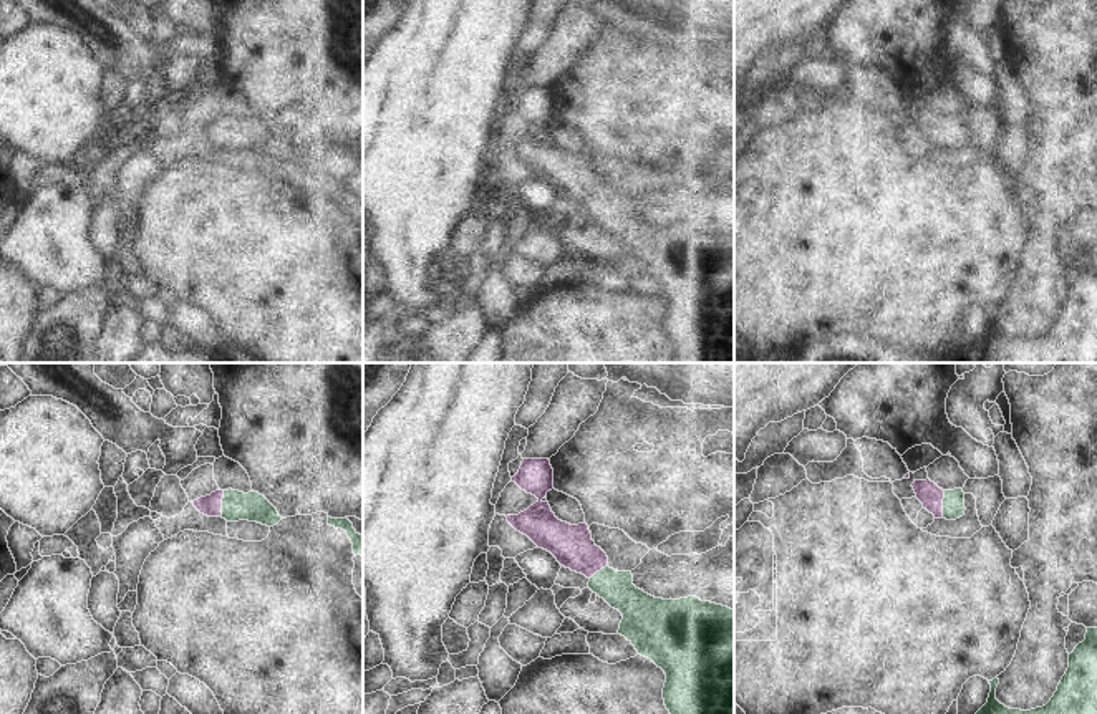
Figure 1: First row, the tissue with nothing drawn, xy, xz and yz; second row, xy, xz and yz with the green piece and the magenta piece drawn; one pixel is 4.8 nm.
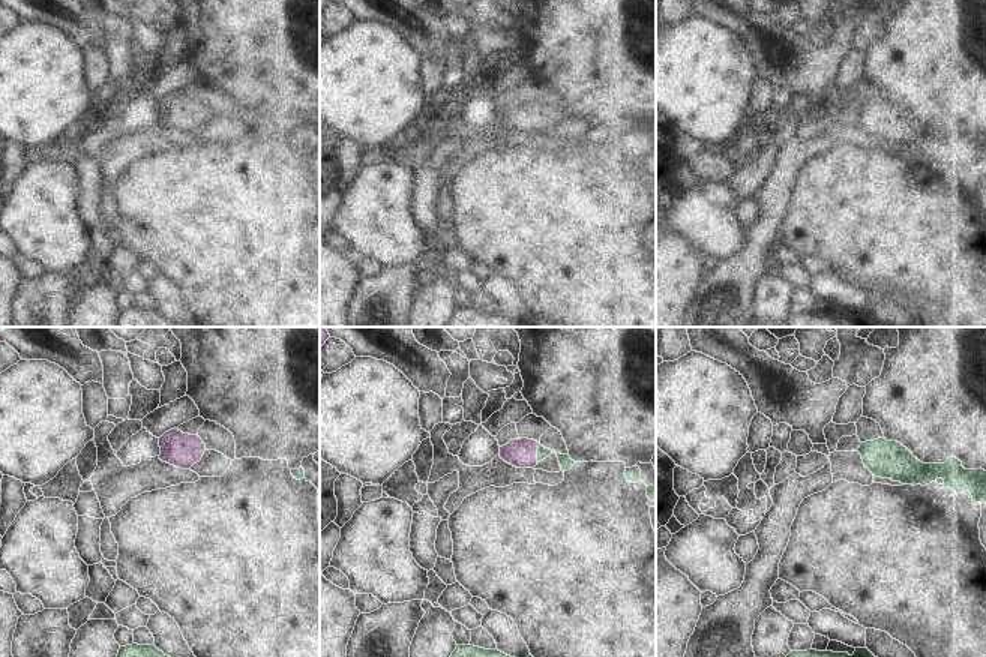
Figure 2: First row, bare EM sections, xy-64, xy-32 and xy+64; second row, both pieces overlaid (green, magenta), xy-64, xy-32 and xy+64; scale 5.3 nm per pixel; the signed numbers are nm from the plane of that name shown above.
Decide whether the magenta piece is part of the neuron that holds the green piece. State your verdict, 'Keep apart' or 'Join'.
Join.

